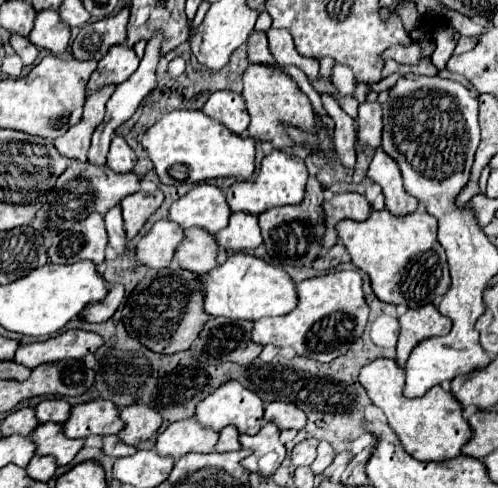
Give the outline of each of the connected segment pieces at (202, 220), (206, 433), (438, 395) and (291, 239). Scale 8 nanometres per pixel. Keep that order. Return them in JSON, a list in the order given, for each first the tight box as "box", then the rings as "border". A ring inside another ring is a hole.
[{"box":[169,184,229,234],"border":[[[197,184],[169,210],[169,220],[181,224],[183,228],[201,226],[211,234],[217,234],[225,224],[229,224],[229,204],[225,204],[225,194],[215,184]]]},{"box":[155,418,219,460],"border":[[[195,418],[179,420],[167,426],[155,442],[155,450],[161,456],[173,456],[175,460],[189,452],[213,452],[219,434],[203,428]]]},{"box":[359,358,473,462],"border":[[[379,358],[373,360],[369,366],[365,366],[359,374],[359,382],[365,386],[369,398],[375,406],[379,406],[389,426],[399,436],[403,448],[421,462],[441,462],[461,456],[461,448],[471,440],[473,432],[469,428],[469,422],[463,418],[463,408],[457,404],[455,396],[451,392],[445,392],[441,386],[431,388],[421,398],[407,398],[403,394],[405,390],[405,370],[397,366],[395,360]]]},{"box":[259,176,325,266],"border":[[[311,176],[301,204],[271,208],[259,216],[263,242],[273,262],[283,266],[309,266],[323,252],[321,236],[325,236],[325,212],[321,212],[321,202],[325,202],[325,188],[317,176]]]}]

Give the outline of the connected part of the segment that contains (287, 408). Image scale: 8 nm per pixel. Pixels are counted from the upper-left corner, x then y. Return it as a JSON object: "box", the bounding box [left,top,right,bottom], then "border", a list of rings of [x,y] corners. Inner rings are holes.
{"box":[265,402,307,430],"border":[[[271,402],[265,408],[265,420],[273,422],[279,430],[301,430],[307,422],[305,412],[299,410],[295,404],[287,404],[287,402]]]}

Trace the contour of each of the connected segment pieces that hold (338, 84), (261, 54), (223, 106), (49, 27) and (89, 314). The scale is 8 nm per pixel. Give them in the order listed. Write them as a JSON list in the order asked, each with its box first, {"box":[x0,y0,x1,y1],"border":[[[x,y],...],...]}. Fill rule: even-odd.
[{"box":[333,64,355,96],"border":[[[335,64],[333,86],[337,88],[339,96],[353,96],[353,92],[355,92],[355,78],[353,78],[353,72],[351,72],[349,66]]]},{"box":[247,30,277,66],"border":[[[253,30],[247,38],[247,58],[249,62],[253,64],[271,64],[271,66],[277,66],[269,48],[267,48],[267,38],[265,38],[265,32],[259,32],[259,30]]]},{"box":[203,90,249,134],"border":[[[231,90],[213,92],[205,102],[203,112],[225,124],[235,134],[243,134],[249,126],[249,114],[245,110],[243,96]]]},{"box":[29,10,71,54],"border":[[[45,10],[45,12],[37,12],[29,40],[37,48],[45,48],[51,50],[53,54],[61,54],[67,48],[69,36],[71,36],[69,26],[59,18],[59,14],[55,10]]]},{"box":[81,284,125,322],"border":[[[121,284],[111,286],[107,298],[103,302],[89,304],[89,308],[85,308],[85,312],[81,312],[81,318],[87,320],[87,322],[105,322],[117,312],[117,308],[121,306],[123,298],[125,298],[125,288]]]}]

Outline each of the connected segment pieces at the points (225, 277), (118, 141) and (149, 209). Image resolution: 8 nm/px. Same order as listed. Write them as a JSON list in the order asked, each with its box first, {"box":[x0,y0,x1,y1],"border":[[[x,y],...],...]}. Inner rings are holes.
[{"box":[205,254,297,320],"border":[[[233,254],[225,264],[211,270],[205,278],[205,312],[235,320],[259,320],[265,316],[283,316],[297,308],[297,290],[291,276],[253,254]]]},{"box":[107,136,137,172],"border":[[[115,136],[111,140],[111,150],[107,154],[107,164],[109,168],[113,168],[115,172],[131,172],[135,166],[137,158],[133,148],[127,144],[127,140],[123,136]]]},{"box":[121,190,163,240],"border":[[[155,190],[153,194],[135,192],[129,194],[125,200],[121,200],[121,210],[123,210],[123,220],[125,220],[125,230],[129,240],[137,236],[137,232],[143,228],[149,216],[161,206],[161,202],[163,202],[161,190]]]}]

